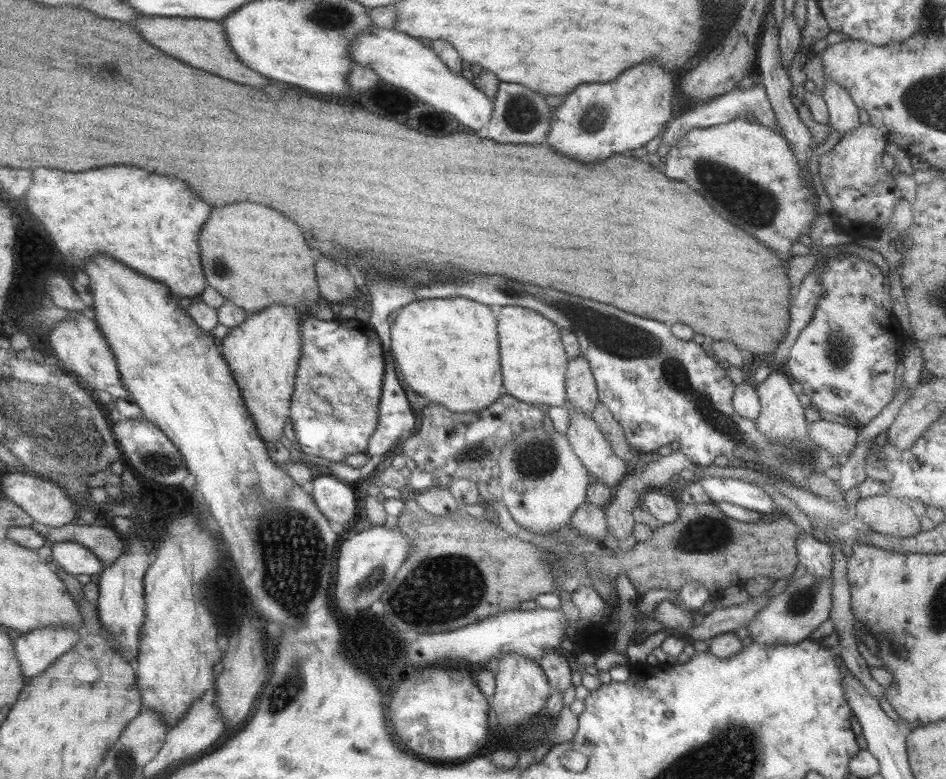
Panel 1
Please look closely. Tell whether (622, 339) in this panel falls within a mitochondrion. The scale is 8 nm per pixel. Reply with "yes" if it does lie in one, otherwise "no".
yes

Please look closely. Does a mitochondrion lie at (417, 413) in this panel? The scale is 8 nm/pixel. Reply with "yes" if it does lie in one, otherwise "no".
no

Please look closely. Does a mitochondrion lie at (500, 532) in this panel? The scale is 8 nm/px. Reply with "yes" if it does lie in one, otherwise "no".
no

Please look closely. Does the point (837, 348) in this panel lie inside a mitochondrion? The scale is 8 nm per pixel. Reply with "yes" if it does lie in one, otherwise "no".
yes

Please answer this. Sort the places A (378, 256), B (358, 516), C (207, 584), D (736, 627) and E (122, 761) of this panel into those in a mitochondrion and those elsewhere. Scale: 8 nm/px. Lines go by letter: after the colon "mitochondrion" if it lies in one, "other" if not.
A: mitochondrion
B: other
C: other
D: other
E: mitochondrion

